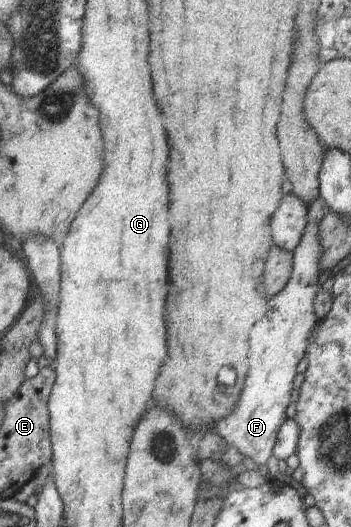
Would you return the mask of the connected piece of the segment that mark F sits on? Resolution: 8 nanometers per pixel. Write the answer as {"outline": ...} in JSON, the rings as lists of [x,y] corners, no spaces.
{"outline":[[[320,196],[307,206],[306,228],[300,244],[293,250],[293,269],[286,286],[276,296],[268,299],[268,312],[250,330],[250,350],[248,350],[248,376],[240,392],[240,400],[232,414],[214,422],[211,431],[219,433],[228,447],[234,447],[246,456],[251,467],[264,466],[277,441],[280,425],[286,420],[286,408],[292,396],[296,366],[305,357],[308,336],[312,327],[318,323],[314,313],[314,298],[322,284],[318,282],[321,274],[320,258],[322,246],[318,238],[318,226],[326,216],[327,205]]]}

